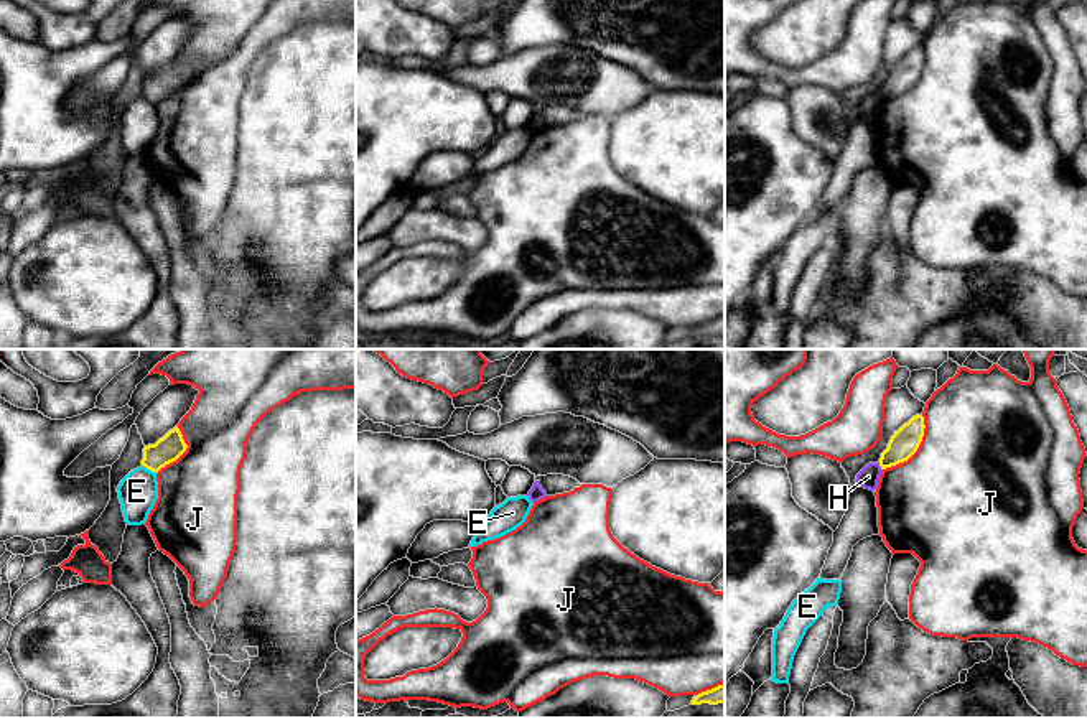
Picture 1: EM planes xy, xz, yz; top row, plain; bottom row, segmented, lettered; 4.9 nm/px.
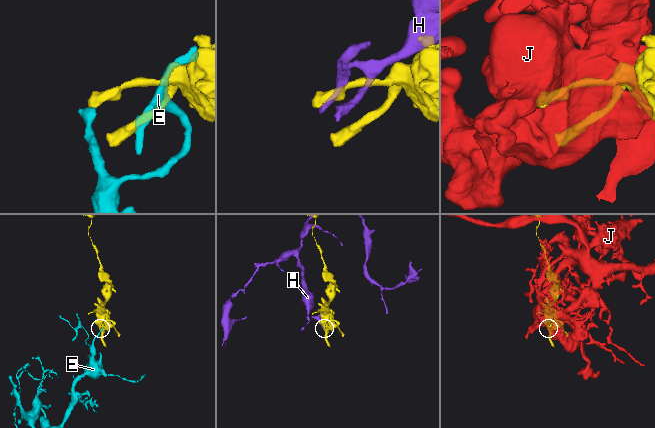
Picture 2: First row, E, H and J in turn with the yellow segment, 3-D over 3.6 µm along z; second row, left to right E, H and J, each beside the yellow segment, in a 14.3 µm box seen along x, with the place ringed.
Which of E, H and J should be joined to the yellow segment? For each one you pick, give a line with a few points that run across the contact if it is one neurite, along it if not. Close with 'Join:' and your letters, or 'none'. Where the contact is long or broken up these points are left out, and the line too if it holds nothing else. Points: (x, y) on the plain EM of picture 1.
Join: none

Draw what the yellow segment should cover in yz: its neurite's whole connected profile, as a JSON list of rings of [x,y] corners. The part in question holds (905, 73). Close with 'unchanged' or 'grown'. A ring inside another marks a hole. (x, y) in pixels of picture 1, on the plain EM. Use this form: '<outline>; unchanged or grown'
[[[916,46],[891,68],[888,79],[881,84],[881,100],[907,92],[919,79],[924,68],[924,48]]]; unchanged

